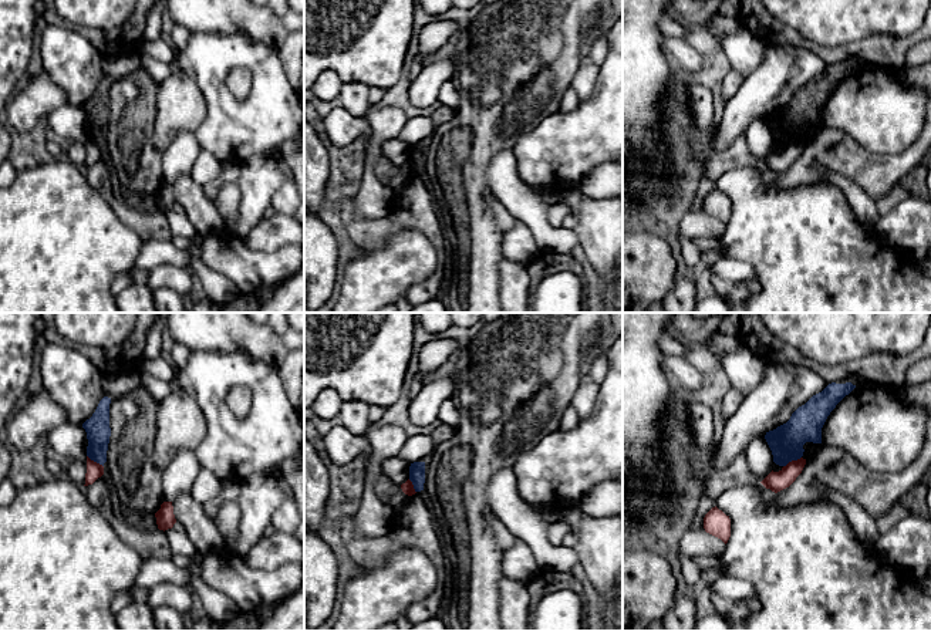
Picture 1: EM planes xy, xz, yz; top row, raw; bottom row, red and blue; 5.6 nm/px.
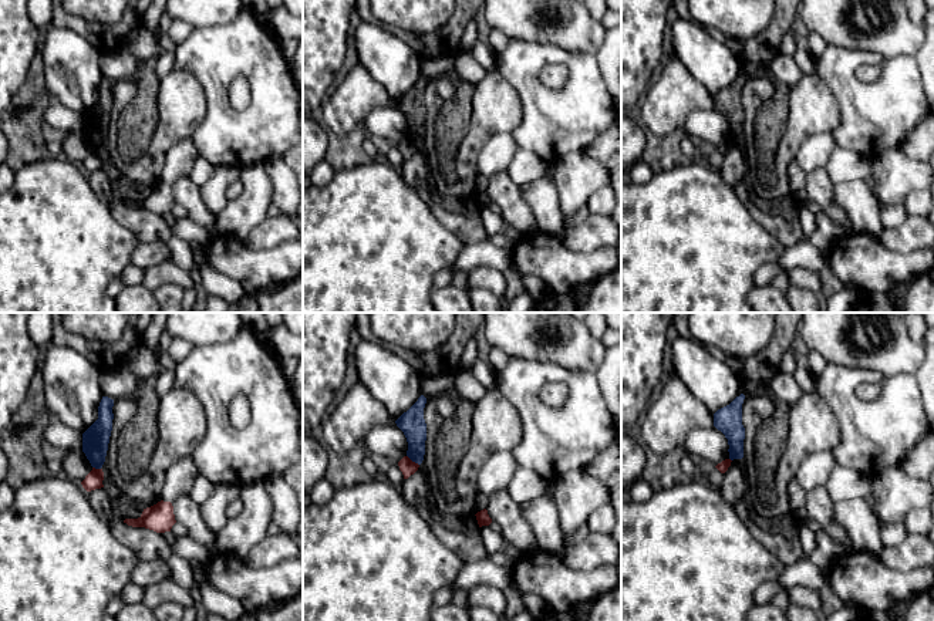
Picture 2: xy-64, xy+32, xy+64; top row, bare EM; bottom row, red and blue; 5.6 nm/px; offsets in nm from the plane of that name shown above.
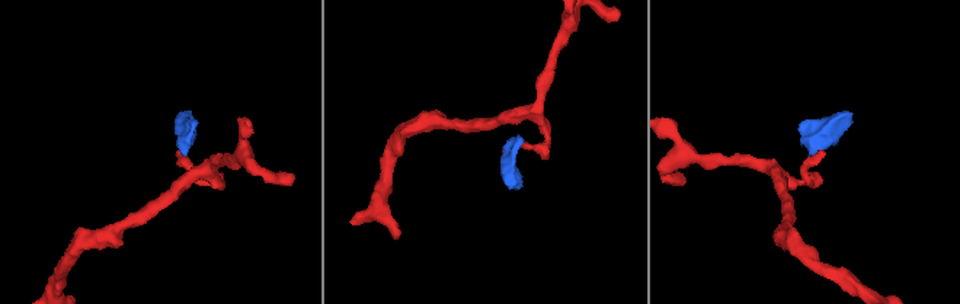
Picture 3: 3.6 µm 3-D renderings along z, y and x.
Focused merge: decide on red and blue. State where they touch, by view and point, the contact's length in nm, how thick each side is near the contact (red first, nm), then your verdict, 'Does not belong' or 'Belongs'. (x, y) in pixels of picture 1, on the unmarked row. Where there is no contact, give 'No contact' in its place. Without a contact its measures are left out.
Touches red at yz (792, 142). Shared border 120 nm. Thickness 110 nm (red) against 190 nm. Does not belong

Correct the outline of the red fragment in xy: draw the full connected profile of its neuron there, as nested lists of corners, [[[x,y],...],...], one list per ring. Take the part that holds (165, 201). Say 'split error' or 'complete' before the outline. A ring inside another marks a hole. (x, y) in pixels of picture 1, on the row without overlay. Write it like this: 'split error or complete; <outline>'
complete; [[[163,183],[161,186],[161,190],[155,195],[155,199],[159,212],[165,213],[168,210],[172,210],[176,205],[172,183]]]

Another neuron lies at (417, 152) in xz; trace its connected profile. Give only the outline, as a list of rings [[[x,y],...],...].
[[[425,144],[411,145],[411,148],[409,148],[409,162],[412,163],[415,173],[424,172]]]

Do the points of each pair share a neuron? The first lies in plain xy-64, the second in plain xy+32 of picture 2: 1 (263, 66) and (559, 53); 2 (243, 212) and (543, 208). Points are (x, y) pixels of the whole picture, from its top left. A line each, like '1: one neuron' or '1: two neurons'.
1: one neuron
2: two neurons

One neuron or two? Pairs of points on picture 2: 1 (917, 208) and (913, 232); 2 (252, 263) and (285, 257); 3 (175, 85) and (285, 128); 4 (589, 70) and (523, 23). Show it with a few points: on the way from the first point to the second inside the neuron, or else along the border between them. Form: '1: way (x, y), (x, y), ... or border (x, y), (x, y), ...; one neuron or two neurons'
1: border (909, 213), (919, 216); two neurons
2: way (260, 263), (276, 263); one neuron
3: border (185, 70), (206, 101), (196, 130); two neurons
4: border (516, 39), (556, 43), (566, 50), (580, 53); two neurons

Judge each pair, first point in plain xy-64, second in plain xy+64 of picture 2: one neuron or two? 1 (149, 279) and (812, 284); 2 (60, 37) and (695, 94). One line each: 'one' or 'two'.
1: one
2: two

